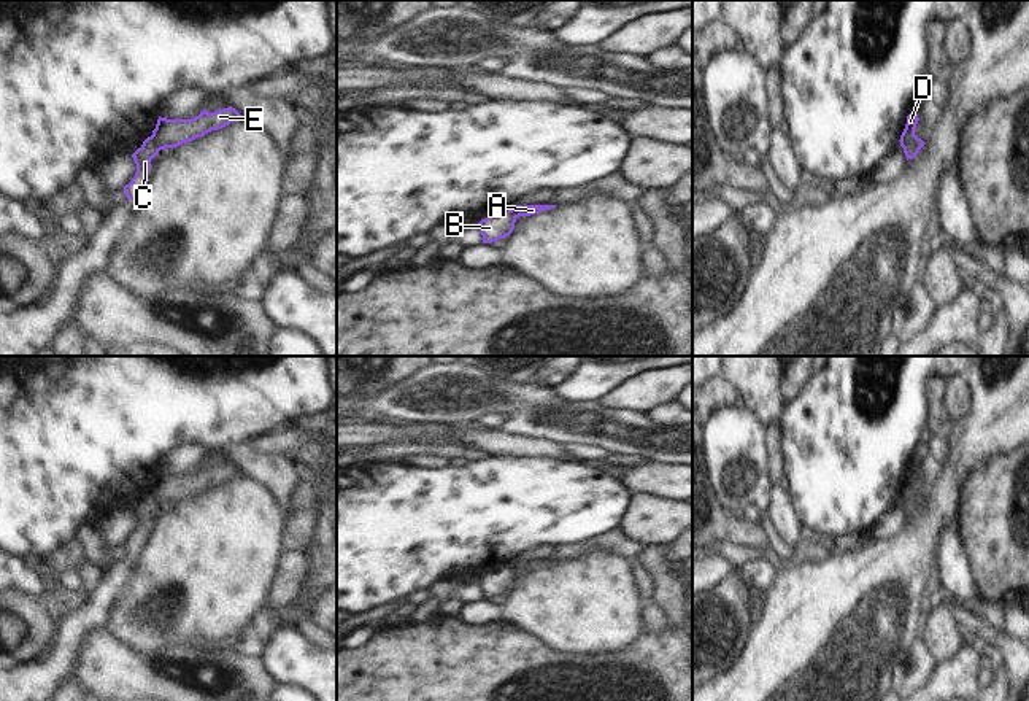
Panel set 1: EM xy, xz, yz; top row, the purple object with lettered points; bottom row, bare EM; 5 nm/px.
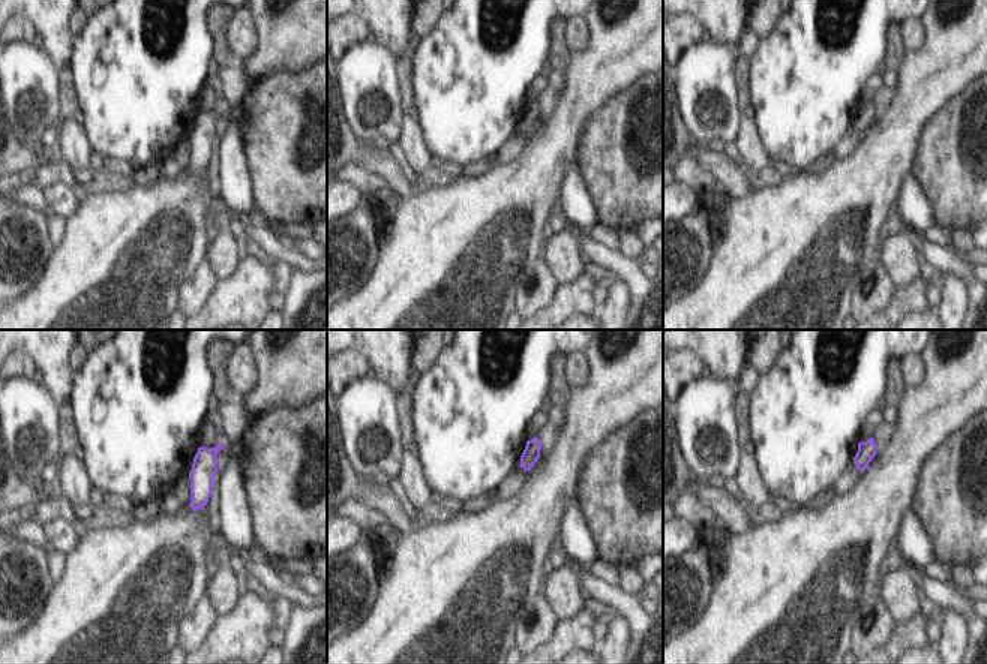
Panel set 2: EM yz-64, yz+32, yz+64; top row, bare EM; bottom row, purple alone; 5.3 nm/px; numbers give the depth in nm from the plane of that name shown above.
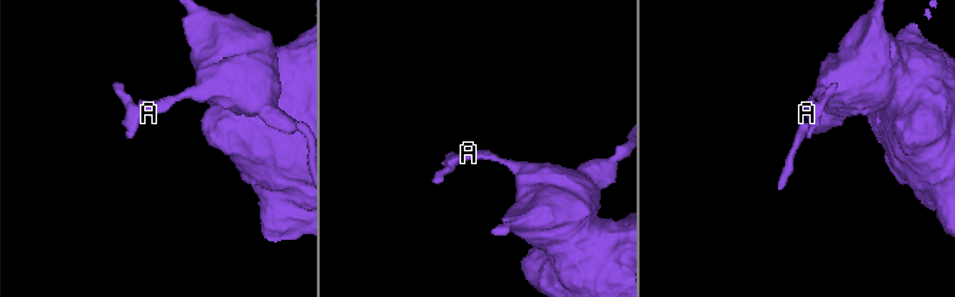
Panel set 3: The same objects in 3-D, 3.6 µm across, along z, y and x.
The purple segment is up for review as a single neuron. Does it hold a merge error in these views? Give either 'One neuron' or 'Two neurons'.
Two neurons

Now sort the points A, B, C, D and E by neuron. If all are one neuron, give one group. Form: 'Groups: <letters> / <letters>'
Groups: A D E / B C

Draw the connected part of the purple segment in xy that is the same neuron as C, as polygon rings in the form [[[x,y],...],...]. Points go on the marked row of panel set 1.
[[[148,137],[143,145],[132,154],[137,172],[129,184],[124,186],[127,199],[138,200],[148,184],[146,175],[151,170],[151,159],[159,154],[160,148],[156,145],[152,137]]]

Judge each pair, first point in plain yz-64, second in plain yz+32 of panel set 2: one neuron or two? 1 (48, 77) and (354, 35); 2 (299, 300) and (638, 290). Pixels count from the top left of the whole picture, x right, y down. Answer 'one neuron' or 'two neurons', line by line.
1: two neurons
2: one neuron

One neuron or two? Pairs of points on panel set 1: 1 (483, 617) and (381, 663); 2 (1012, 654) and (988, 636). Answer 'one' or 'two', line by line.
1: two
2: one

